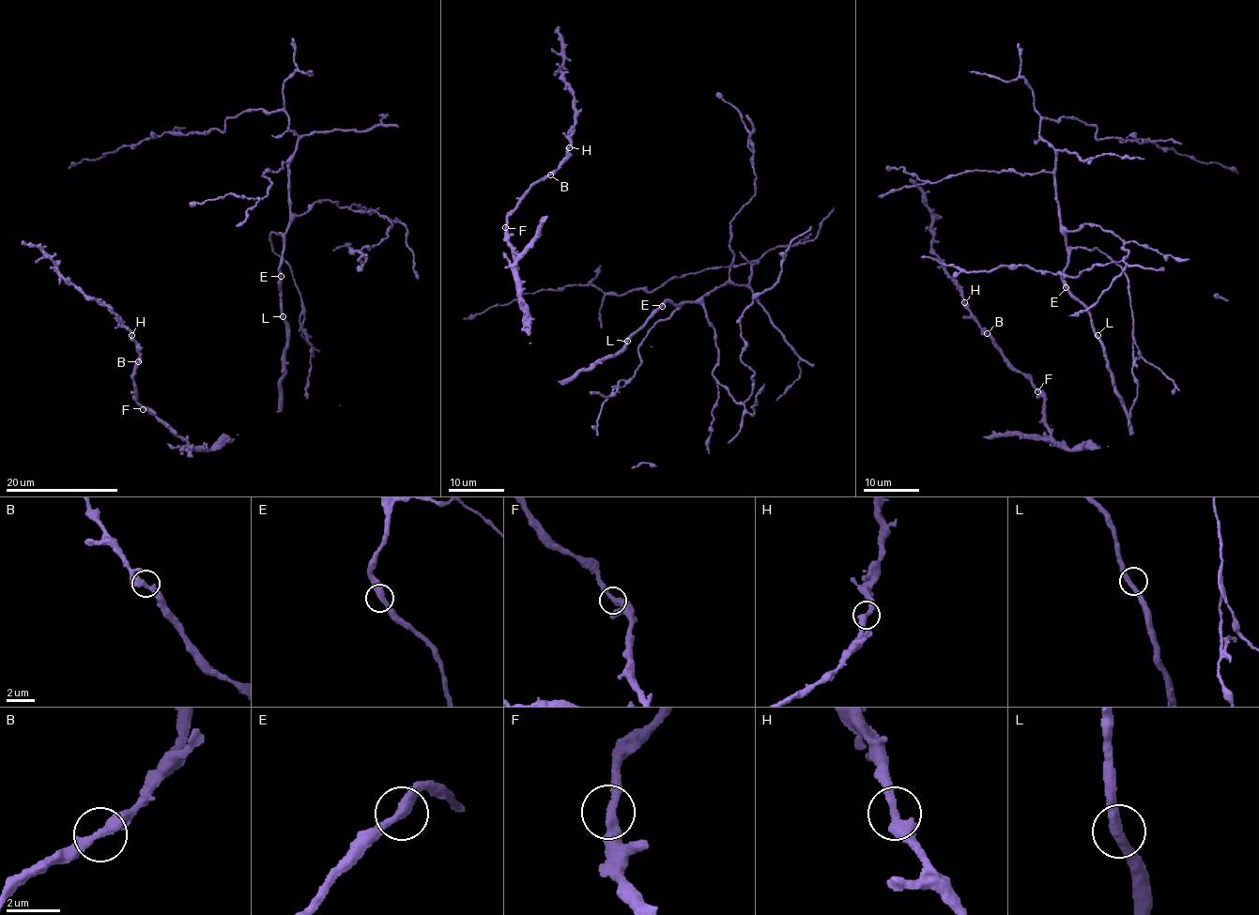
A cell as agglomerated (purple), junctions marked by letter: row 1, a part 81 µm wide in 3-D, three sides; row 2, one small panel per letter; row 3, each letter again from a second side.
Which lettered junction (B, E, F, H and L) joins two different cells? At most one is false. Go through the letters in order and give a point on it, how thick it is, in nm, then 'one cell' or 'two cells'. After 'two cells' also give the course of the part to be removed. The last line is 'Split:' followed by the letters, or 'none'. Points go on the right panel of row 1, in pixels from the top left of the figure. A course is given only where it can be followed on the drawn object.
B: (987, 333) | 400 nm | one cell
E: (1066, 287) | 380 nm | one cell
F: (1037, 391) | 360 nm | one cell
H: (964, 302) | 400 nm | one cell
L: (1097, 335) | 360 nm | one cell
Split: none

